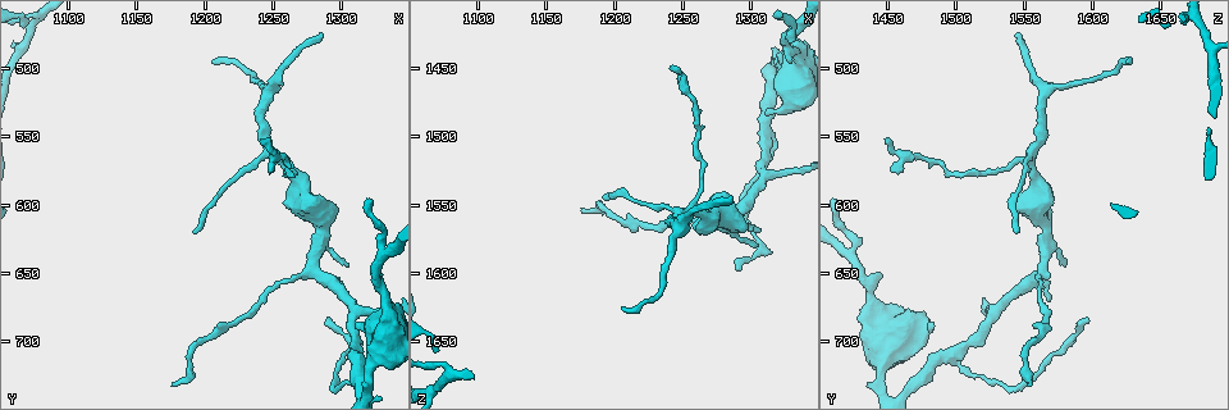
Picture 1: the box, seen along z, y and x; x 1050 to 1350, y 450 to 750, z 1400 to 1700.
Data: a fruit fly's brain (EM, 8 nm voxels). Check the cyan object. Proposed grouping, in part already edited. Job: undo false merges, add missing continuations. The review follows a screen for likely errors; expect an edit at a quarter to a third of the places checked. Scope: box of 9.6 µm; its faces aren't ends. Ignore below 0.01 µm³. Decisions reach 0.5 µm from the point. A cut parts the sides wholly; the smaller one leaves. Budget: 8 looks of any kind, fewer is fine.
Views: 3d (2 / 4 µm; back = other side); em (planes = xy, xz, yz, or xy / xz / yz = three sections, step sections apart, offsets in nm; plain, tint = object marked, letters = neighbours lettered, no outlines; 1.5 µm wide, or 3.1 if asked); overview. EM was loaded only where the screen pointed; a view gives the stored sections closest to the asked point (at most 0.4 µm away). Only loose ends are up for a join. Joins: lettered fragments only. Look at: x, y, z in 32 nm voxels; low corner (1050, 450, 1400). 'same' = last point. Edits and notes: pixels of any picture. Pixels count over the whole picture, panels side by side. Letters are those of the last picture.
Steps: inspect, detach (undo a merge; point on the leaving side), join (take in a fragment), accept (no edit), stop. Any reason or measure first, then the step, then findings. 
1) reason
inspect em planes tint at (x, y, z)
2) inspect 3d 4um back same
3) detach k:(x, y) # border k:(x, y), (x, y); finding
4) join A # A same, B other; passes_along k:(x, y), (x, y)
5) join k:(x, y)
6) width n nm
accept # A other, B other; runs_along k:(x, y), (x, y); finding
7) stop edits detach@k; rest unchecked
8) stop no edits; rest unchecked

long arm stops here
inspect 3d 4um at (1192, 620, 1544)

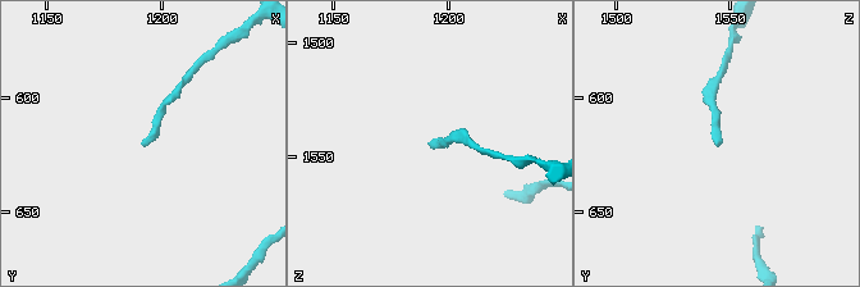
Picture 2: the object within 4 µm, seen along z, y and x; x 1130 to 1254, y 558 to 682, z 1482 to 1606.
need the tissue
inspect em planes letters at (1193, 620, 1544)

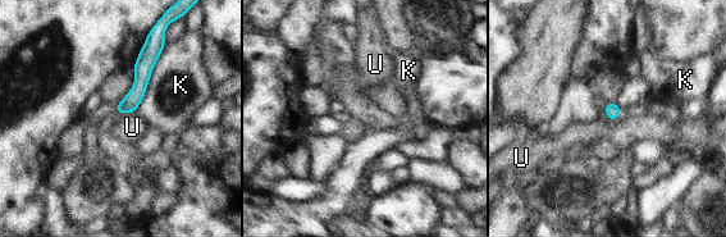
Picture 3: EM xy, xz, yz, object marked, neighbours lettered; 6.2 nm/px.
width 90 nm
accept # K other, U other; border 3:(137, 108), (128, 114); none of them fits

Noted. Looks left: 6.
inspect em xy step 8 letters at (1310, 688, 1484)

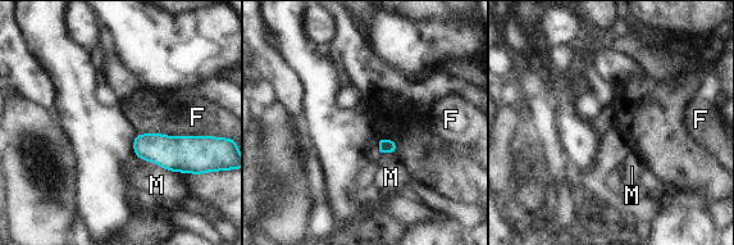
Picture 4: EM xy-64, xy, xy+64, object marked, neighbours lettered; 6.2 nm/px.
inspect em planes letters same

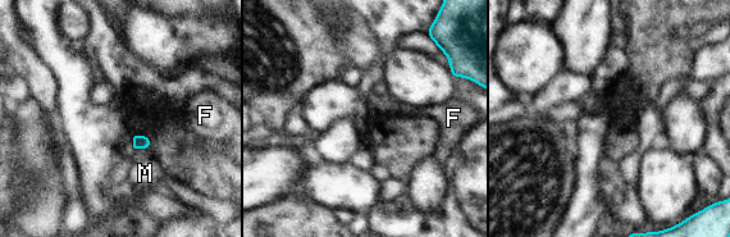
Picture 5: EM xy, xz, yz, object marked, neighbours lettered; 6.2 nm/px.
accept # F other, M other; border 5:(149, 149), (136, 149), (133, 151); none of them fits

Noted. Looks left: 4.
tapers out
inspect 3d 4um at (1286, 478, 1544)

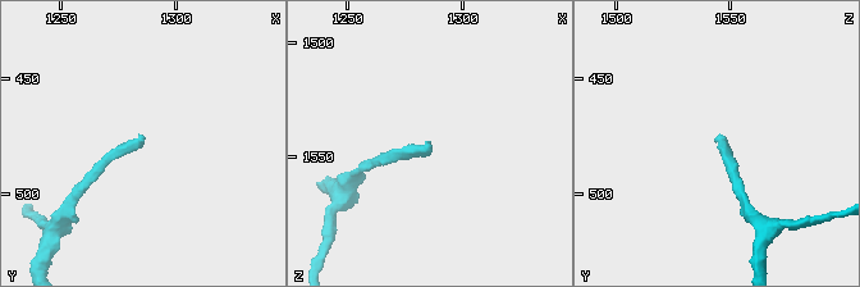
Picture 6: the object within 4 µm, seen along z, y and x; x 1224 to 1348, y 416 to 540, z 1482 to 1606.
inspect em planes letters at (1287, 476, 1544)

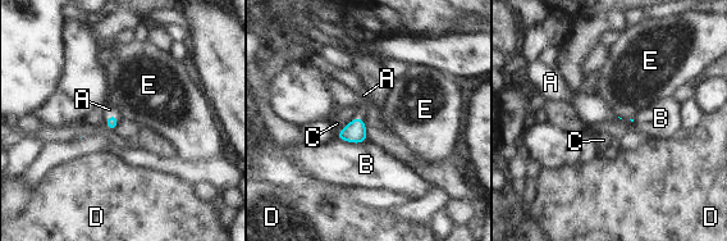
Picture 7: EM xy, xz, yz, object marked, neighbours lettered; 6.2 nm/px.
join A # A same, B other, C other, D other, E other; passes_along 7:(111, 123), (106, 119), (109, 109); the neuron continues

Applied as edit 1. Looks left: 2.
stop edits join@7; rest unchecked

